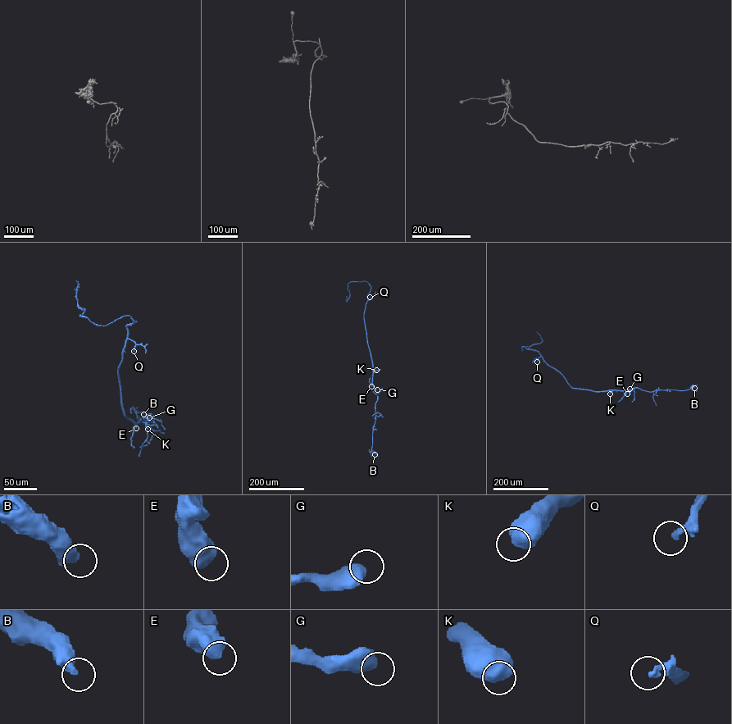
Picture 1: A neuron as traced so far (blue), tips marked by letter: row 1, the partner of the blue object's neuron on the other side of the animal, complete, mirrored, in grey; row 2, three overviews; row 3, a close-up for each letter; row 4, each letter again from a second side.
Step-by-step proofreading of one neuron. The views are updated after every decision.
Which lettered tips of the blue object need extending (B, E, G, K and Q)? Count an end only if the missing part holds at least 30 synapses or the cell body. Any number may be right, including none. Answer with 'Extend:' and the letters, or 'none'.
Extend: Q

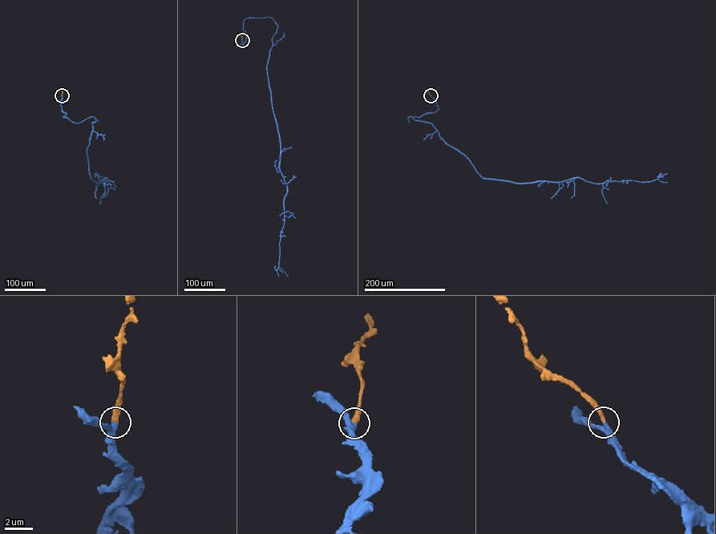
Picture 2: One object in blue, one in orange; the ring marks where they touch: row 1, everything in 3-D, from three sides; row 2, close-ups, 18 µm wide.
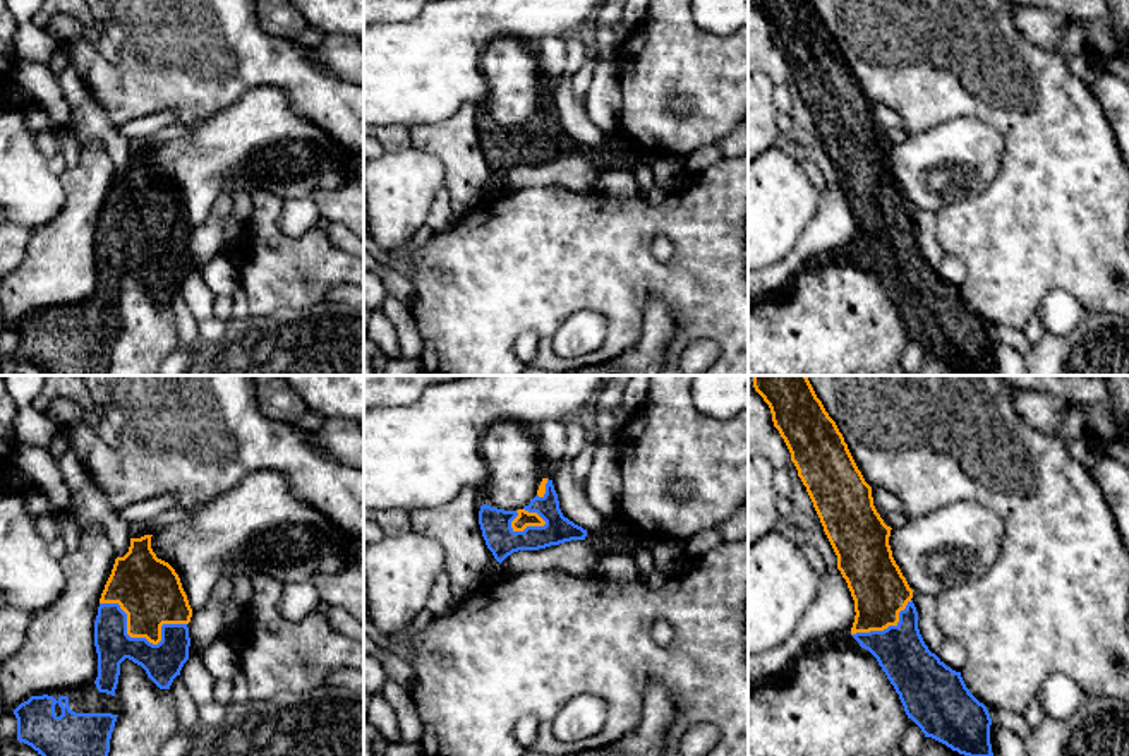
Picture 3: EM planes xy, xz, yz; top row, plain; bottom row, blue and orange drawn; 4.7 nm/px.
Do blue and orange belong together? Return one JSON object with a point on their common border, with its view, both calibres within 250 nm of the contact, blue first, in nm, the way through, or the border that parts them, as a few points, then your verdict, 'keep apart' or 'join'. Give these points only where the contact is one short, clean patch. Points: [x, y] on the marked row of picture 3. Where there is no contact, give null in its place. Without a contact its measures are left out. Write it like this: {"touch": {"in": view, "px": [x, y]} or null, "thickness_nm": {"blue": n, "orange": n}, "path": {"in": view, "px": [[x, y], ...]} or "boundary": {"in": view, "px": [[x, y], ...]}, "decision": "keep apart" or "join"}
{"touch": {"in": "xy", "px": [139, 638]}, "thickness_nm": {"blue": 180, "orange": 300}, "decision": "join"}

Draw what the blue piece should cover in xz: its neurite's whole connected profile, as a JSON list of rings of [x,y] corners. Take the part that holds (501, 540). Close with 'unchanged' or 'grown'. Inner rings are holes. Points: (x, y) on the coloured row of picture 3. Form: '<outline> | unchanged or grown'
[[[542,478],[537,495],[523,509],[480,506],[479,525],[487,549],[499,564],[518,550],[539,550],[587,537],[587,530],[563,516],[549,478]]] | grown

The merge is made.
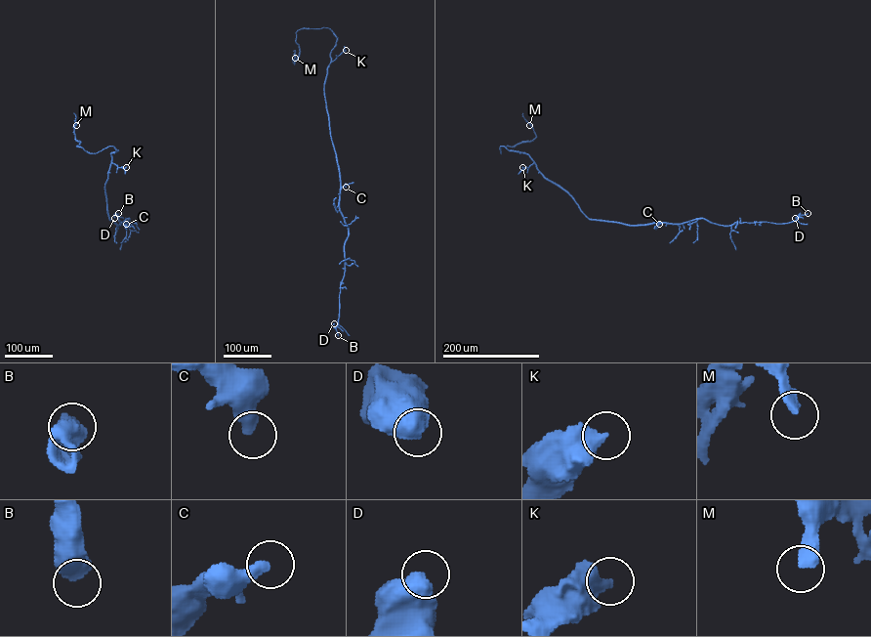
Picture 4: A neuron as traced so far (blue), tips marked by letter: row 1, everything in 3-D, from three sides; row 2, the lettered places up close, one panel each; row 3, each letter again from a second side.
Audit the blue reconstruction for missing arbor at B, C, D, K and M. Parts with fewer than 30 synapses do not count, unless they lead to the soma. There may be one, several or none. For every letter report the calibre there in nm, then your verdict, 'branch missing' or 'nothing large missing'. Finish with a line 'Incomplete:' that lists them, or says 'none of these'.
B: 700 nm | nothing large missing
C: 400 nm | nothing large missing
D: 750 nm | nothing large missing
K: 650 nm | nothing large missing
M: 360 nm | nothing large missing
Incomplete: none of these

